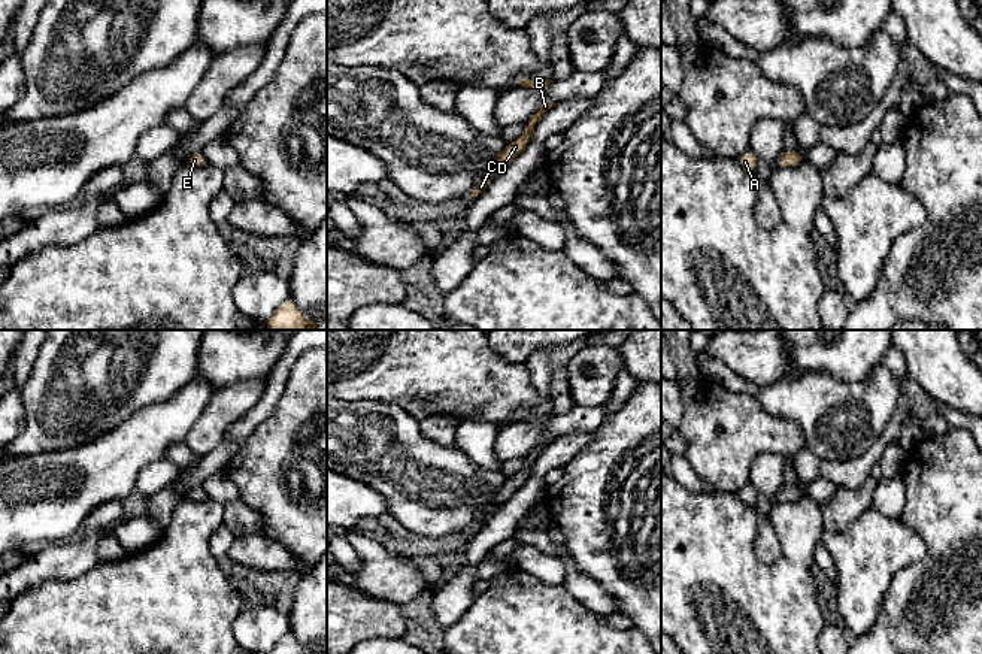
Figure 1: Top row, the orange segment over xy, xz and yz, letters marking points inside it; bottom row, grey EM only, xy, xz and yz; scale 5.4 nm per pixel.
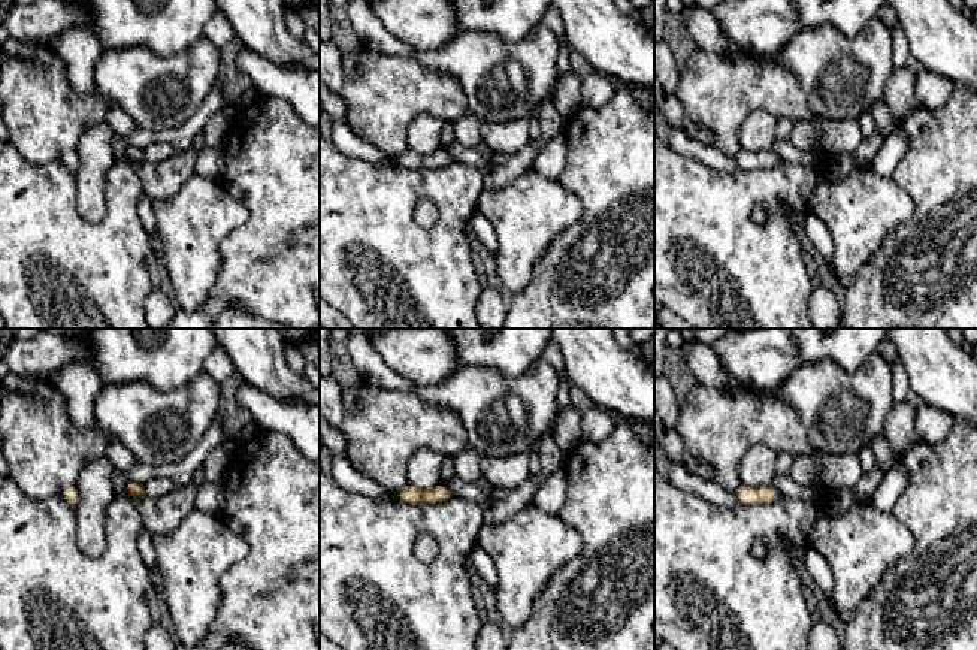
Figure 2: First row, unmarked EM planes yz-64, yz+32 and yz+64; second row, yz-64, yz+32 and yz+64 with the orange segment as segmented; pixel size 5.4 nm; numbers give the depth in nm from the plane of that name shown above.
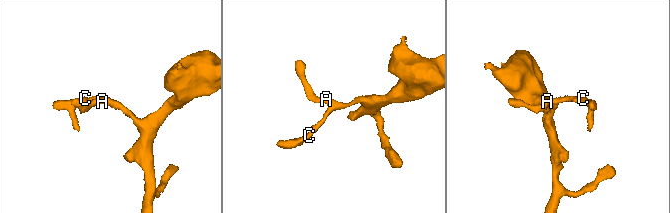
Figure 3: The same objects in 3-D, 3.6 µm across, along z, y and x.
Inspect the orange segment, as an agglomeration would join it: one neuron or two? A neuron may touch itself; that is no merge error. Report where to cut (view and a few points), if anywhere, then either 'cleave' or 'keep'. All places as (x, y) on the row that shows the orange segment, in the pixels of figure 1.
no cut; keep

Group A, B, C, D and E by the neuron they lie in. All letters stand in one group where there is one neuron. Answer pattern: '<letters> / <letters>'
A B C D E

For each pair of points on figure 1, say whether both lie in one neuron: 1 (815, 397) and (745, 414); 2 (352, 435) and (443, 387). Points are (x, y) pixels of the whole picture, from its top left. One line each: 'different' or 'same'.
1: different
2: different

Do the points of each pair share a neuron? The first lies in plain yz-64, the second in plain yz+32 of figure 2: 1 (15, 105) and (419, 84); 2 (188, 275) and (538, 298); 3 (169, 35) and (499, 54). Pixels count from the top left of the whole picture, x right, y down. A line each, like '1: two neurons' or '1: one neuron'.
1: one neuron
2: two neurons
3: two neurons

